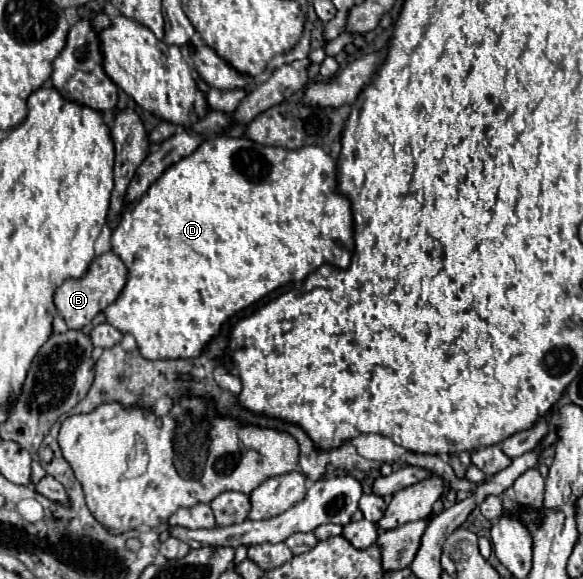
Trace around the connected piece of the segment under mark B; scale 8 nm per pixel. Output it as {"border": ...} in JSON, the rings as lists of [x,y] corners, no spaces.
{"border":[[[104,252],[90,262],[90,268],[82,278],[68,278],[62,286],[54,290],[56,310],[64,318],[68,328],[80,330],[88,326],[98,312],[102,312],[108,304],[112,304],[118,298],[120,290],[126,284],[126,278],[128,278],[128,270],[122,264],[122,260],[114,252]]]}

